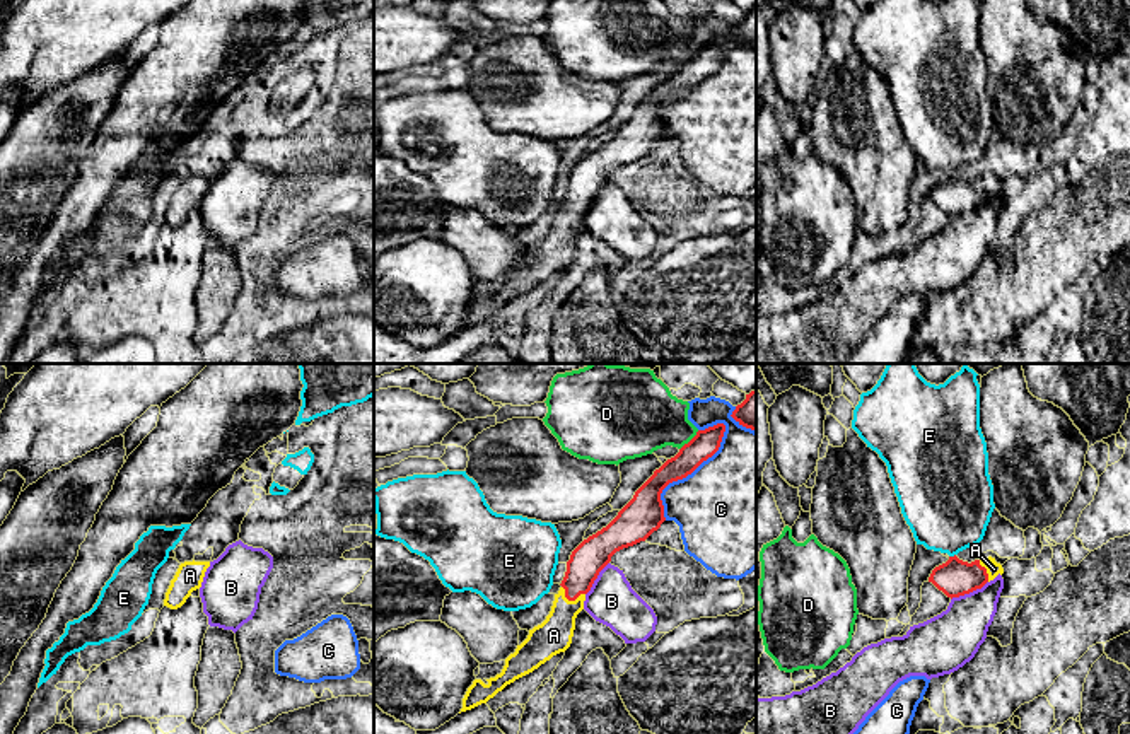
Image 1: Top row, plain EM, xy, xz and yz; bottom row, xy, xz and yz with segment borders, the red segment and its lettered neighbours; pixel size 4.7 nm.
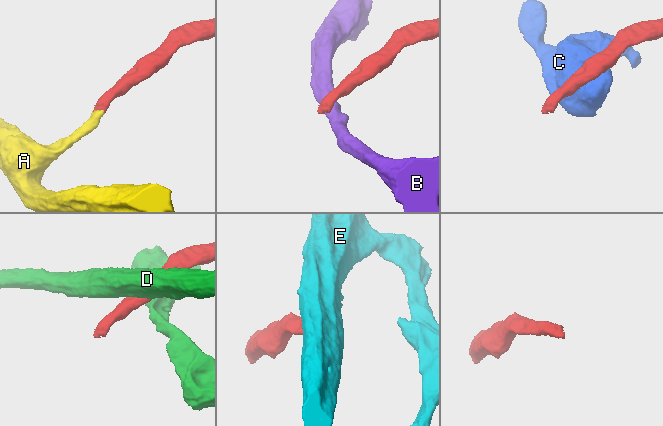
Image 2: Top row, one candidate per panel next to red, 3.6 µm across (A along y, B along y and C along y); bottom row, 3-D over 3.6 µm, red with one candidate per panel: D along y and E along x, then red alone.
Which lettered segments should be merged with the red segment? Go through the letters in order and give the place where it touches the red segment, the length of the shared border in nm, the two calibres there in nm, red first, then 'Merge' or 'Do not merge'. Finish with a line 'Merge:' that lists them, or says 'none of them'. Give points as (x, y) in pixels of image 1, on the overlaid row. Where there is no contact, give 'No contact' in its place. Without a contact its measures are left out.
A: Touches red at xz (570, 600). Shared border 120 nm. Thickness 160 nm (red) against 170 nm. Merge
B: Touches red at yz (968, 593). Shared border 200 nm. Thickness 170 nm (red) against 260 nm. Do not merge
C: Touches red at xz (688, 473). Shared border 550 nm. Thickness 150 nm (red) against 480 nm. Do not merge
D: Touches red at xz (690, 441). Shared border 130 nm. Thickness 120 nm (red) against 320 nm. Do not merge
E: Touches red at yz (951, 557). Shared border 40 nm. Thickness 170 nm (red) against 420 nm. Do not merge
Merge: A

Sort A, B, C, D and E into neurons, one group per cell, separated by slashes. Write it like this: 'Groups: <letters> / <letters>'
Groups: A / B / C / D / E

